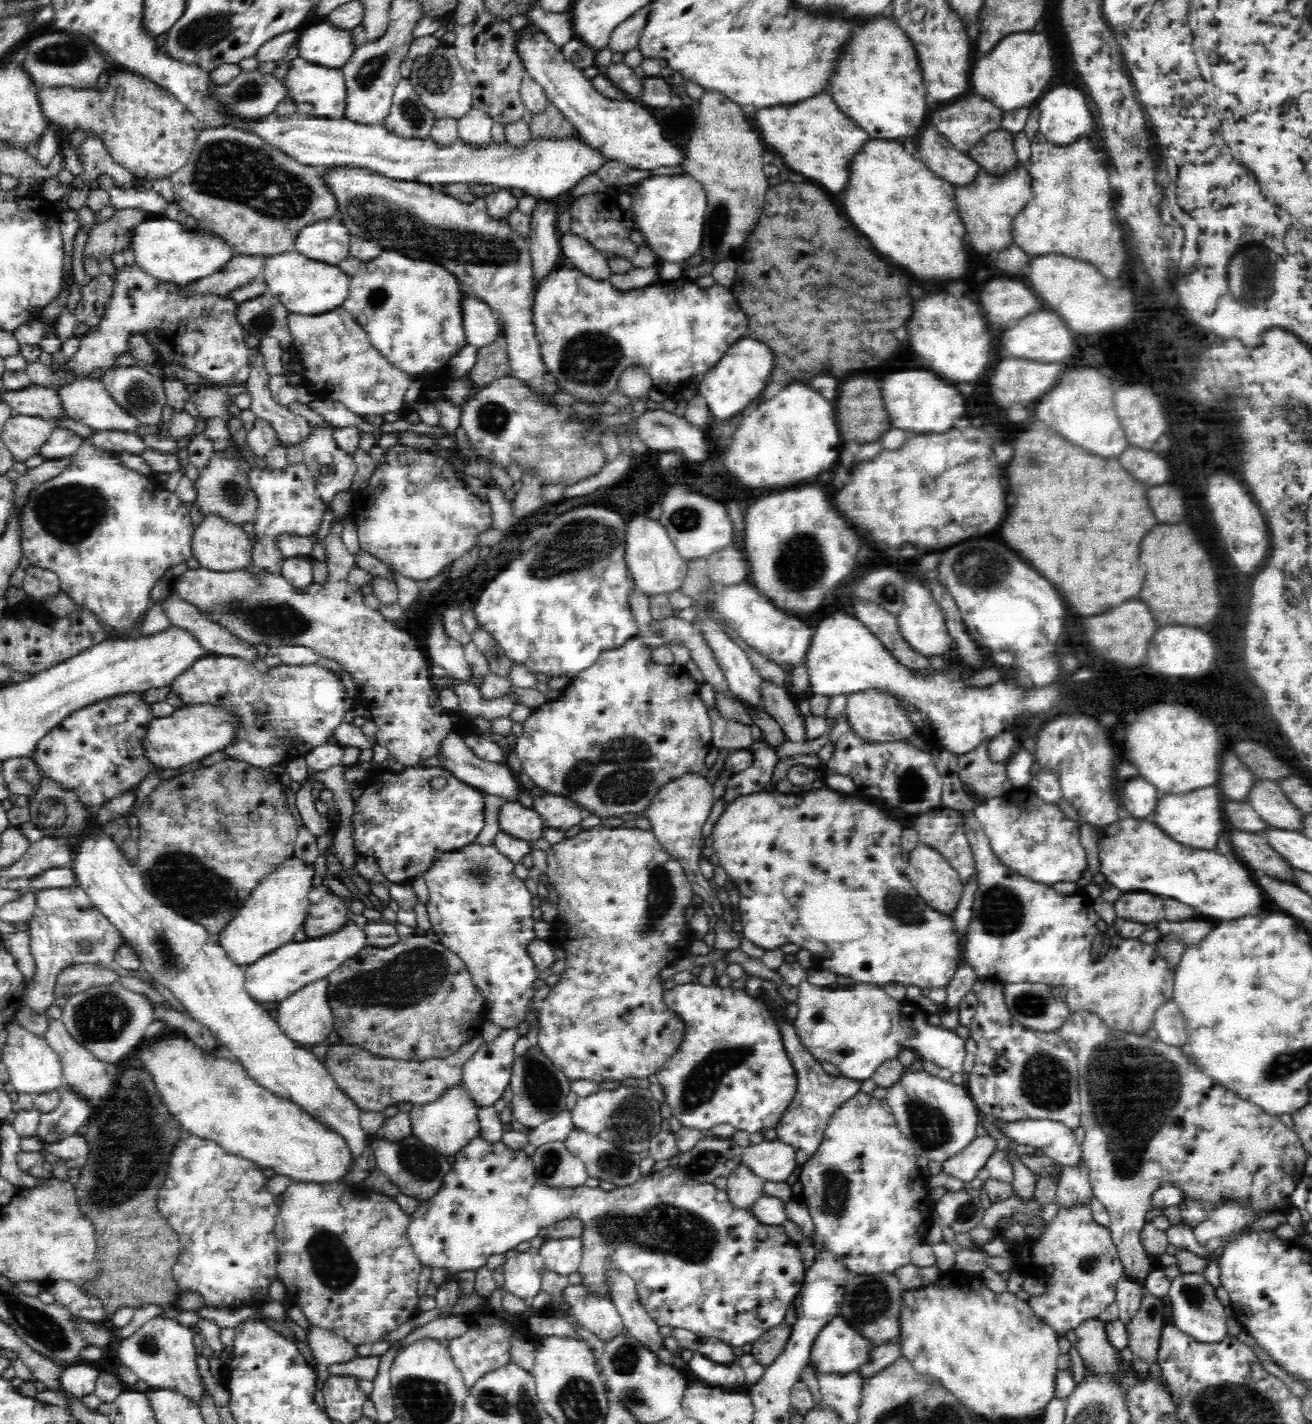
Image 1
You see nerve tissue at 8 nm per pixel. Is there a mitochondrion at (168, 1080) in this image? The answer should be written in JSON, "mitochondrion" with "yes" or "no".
{"mitochondrion":"no"}

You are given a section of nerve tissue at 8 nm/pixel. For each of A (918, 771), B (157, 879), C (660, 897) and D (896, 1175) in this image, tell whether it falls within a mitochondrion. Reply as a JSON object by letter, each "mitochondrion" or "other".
{"A":"mitochondrion","B":"mitochondrion","C":"mitochondrion","D":"other"}

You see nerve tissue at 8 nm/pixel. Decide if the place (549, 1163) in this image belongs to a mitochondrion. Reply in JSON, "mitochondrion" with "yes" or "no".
{"mitochondrion":"yes"}

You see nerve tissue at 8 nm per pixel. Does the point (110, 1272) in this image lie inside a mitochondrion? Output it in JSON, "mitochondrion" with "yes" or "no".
{"mitochondrion":"no"}

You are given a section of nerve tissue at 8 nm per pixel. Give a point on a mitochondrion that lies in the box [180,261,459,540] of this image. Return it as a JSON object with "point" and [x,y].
{"point":[261,319]}

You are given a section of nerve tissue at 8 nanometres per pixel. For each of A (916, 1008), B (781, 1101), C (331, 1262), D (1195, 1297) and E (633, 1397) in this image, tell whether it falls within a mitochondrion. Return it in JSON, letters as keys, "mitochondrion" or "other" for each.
{"A":"other","B":"other","C":"mitochondrion","D":"mitochondrion","E":"mitochondrion"}

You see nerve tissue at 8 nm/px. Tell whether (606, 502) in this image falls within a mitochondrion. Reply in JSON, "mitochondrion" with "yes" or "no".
{"mitochondrion":"no"}

